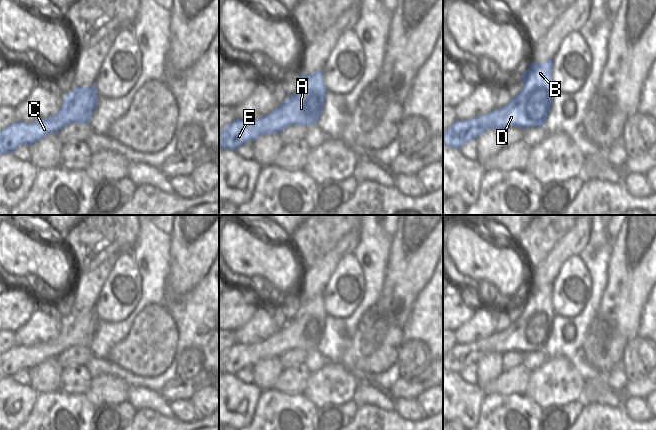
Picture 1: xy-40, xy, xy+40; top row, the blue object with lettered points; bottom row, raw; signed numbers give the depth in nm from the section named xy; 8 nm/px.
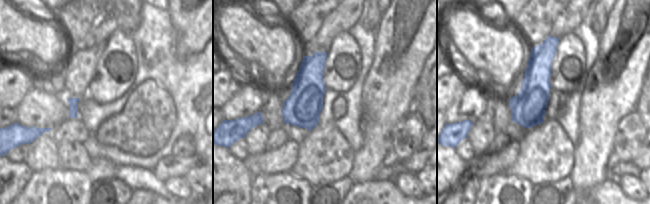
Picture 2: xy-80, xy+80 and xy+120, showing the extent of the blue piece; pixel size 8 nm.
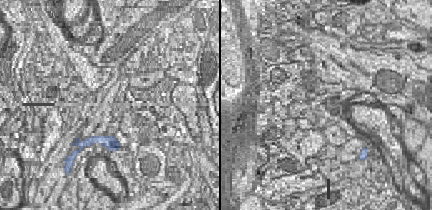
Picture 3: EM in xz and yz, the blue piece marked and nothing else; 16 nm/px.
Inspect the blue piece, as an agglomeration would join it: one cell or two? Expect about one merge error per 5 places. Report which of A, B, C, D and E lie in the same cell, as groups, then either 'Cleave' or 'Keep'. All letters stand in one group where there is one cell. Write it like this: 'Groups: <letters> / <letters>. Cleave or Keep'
Groups: A B C D E. Keep

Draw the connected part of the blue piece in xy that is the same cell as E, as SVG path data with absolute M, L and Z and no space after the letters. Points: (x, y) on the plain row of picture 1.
M316 295L308 299L301 296L300 298L301 306L297 314L270 337L252 345L235 343L224 351L219 357L219 372L235 375L244 367L254 365L262 359L279 357L290 349L315 349L323 336L327 316L323 306L323 295Z

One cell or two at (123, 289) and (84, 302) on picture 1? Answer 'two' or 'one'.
two

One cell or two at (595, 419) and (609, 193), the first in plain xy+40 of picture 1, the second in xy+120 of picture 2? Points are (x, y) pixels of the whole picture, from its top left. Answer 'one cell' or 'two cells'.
one cell

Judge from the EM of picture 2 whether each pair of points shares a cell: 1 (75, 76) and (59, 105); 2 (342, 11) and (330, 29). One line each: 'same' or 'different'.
1: different
2: same

